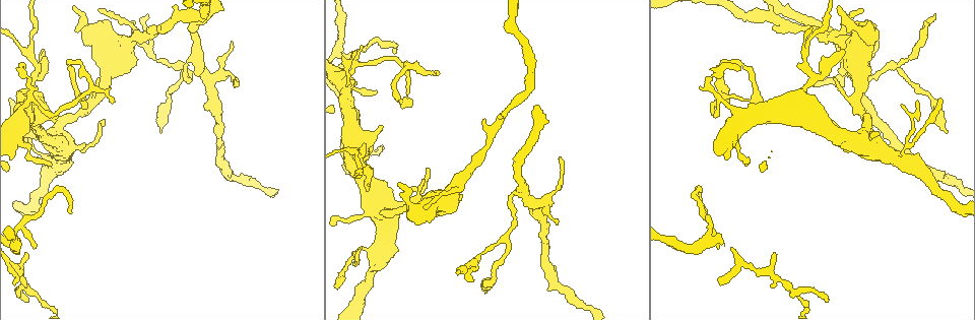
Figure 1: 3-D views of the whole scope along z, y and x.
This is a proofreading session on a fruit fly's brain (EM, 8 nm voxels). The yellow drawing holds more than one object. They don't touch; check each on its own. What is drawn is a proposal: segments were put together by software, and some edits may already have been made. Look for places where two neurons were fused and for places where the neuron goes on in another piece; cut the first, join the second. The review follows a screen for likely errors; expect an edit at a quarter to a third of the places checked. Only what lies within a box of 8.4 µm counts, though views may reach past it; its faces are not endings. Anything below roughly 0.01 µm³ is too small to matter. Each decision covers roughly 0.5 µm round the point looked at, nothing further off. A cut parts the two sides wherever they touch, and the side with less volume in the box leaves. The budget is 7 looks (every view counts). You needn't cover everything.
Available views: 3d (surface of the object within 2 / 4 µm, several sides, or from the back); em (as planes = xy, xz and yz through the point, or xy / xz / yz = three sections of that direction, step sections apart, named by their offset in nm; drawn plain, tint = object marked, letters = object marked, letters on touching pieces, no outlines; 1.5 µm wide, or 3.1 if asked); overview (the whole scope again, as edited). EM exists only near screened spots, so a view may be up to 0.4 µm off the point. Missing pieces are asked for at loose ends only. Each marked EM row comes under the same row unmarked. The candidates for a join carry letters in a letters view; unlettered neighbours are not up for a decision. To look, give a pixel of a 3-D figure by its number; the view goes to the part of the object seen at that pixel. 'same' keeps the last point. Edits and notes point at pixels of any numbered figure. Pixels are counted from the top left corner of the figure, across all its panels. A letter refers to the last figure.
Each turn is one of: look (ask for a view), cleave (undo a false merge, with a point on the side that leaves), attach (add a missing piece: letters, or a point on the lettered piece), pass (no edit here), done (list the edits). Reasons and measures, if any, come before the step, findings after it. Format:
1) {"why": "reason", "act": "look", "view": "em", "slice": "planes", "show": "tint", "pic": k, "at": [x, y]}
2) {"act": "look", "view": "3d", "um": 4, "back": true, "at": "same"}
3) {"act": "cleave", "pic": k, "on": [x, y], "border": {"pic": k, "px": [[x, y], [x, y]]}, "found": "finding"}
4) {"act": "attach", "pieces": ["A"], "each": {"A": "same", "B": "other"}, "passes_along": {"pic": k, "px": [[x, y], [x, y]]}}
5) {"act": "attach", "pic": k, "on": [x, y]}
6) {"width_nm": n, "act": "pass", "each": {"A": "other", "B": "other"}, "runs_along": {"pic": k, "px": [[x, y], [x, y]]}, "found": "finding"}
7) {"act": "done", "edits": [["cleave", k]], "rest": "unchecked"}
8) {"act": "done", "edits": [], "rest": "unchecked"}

{"act": "look", "view": "3d", "um": 2, "pic": 1, "at": [112, 104]}

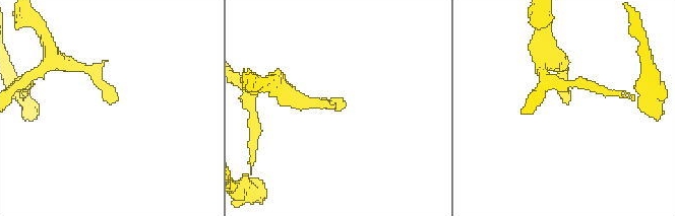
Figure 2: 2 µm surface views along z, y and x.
{"act": "look", "view": "em", "slice": "planes", "show": "letters", "pic": 2, "at": [341, 109]}

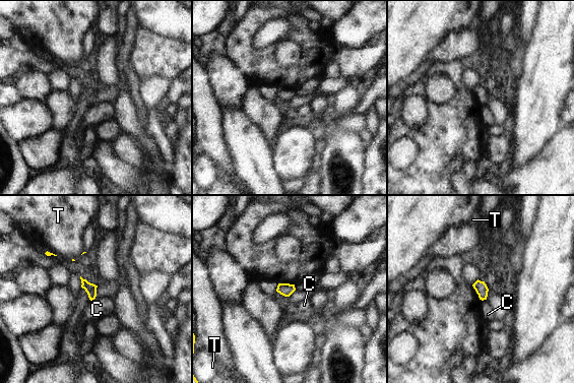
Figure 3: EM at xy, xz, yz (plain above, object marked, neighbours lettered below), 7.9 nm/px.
{"act": "pass", "each": {"C": "other", "T": "other"}, "border": {"pic": 3, "px": [[93, 299], [90, 301]]}, "found": "no lettered piece goes on from it"}

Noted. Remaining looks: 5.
{"why": "free end", "act": "look", "view": "3d", "um": 2, "pic": 1, "at": [367, 190]}

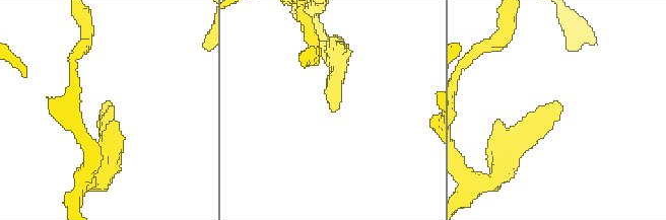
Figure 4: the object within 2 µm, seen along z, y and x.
{"why": "now the EM", "act": "look", "view": "em", "slice": "planes", "show": "letters", "pic": 4, "at": [102, 105]}

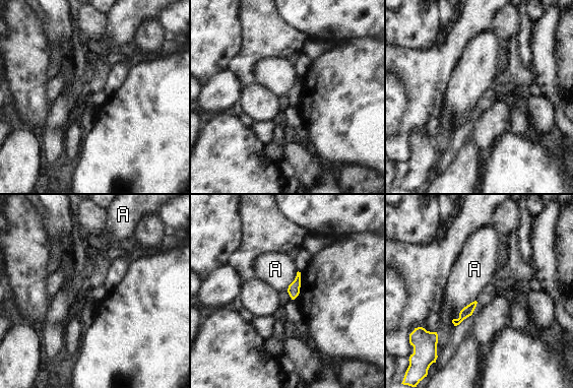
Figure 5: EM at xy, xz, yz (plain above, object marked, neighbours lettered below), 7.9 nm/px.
{"act": "pass", "each": {"A": "other"}, "found": "no lettered piece goes on from it"}

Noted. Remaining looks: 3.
{"why": "three-way junction", "act": "look", "view": "3d", "um": 2, "pic": 1, "at": [896, 67]}

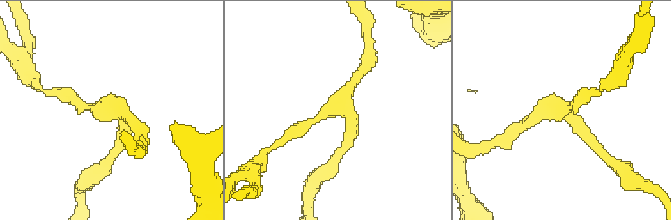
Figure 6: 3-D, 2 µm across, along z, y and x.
{"arms": 3, "act": "look", "view": "em", "slice": "planes", "show": "letters", "pic": 6, "at": [116, 106]}

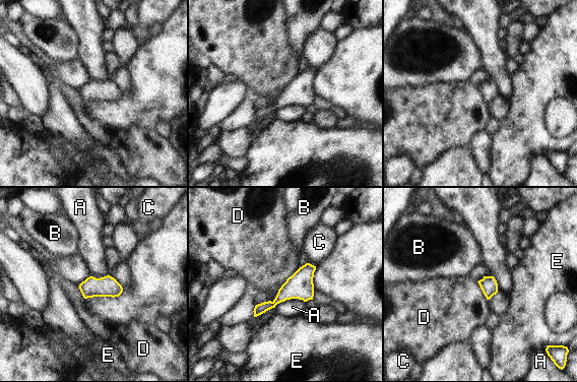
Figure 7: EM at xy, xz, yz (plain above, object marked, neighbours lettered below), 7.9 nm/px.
{"act": "pass", "each": {"A": "other", "B": "other", "C": "other", "D": "other", "E": "other"}, "found": "all the same neuron"}

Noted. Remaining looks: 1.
{"act": "done", "edits": [], "rest": "unchecked"}

